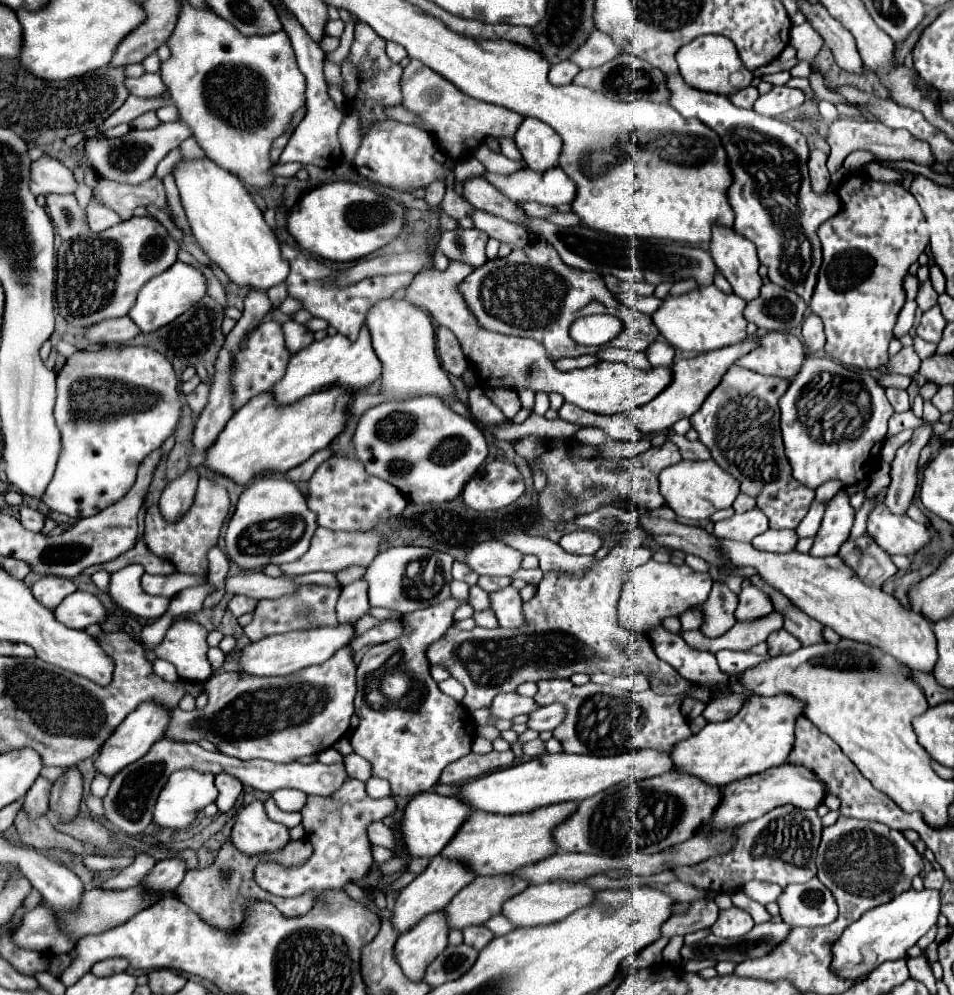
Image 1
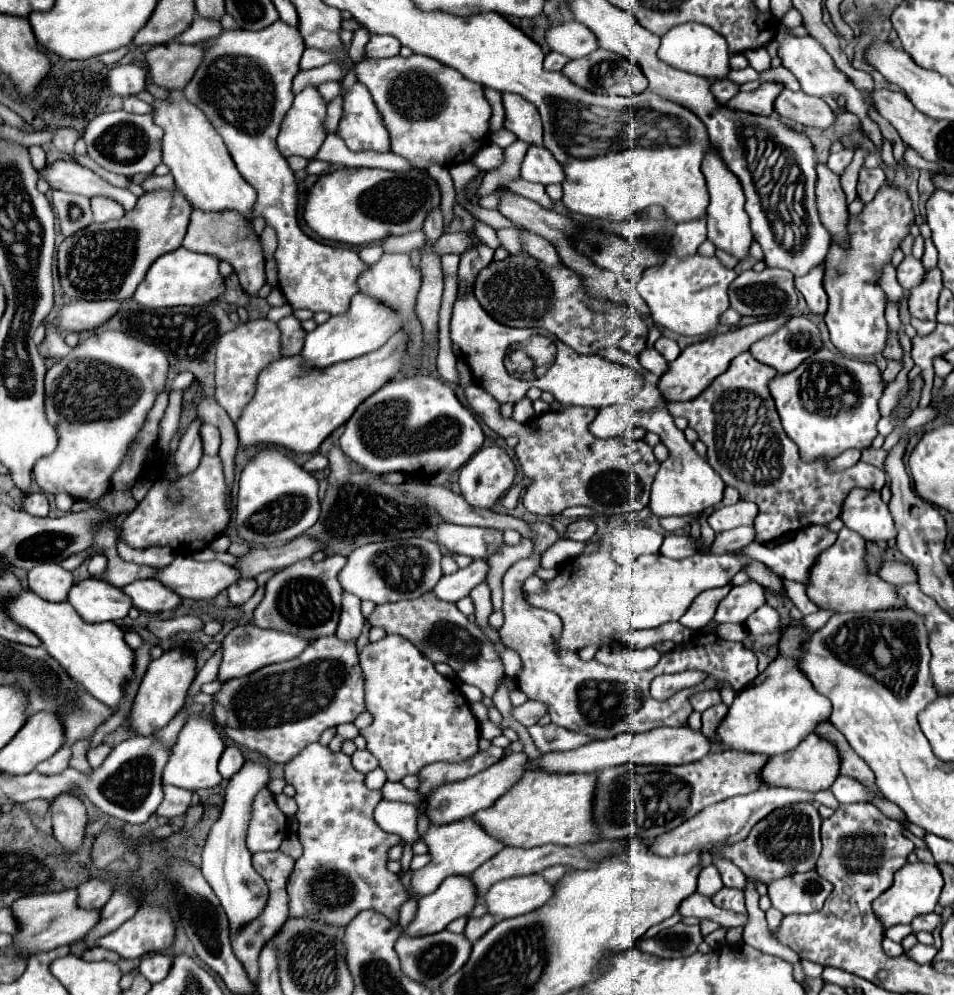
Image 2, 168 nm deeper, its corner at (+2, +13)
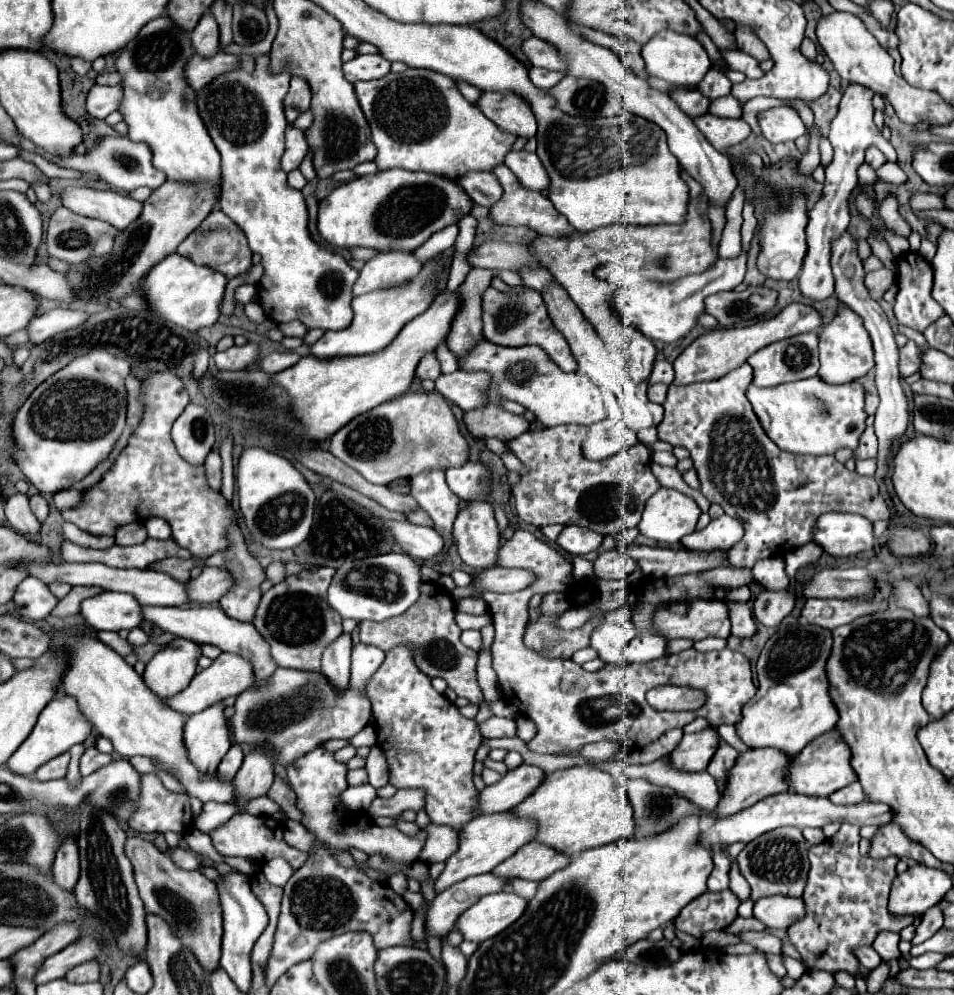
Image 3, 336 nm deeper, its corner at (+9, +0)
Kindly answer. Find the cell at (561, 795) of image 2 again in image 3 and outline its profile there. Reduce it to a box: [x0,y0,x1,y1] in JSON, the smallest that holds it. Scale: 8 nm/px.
[514,765,634,855]

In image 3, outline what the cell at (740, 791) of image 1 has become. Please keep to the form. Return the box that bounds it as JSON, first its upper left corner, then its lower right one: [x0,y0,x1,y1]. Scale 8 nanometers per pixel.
[788,729,856,797]

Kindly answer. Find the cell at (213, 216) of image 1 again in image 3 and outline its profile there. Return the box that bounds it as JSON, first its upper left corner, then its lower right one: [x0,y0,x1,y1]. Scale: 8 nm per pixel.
[116,15,222,187]

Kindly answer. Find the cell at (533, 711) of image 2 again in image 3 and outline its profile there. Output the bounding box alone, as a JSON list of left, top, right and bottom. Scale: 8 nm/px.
[478,717,516,737]

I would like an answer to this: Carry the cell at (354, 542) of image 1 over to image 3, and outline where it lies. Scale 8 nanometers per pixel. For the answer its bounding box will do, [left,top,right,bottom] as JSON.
[186,567,232,603]

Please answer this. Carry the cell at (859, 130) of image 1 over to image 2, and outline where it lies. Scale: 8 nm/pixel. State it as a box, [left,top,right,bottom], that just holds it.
[775,88,837,130]

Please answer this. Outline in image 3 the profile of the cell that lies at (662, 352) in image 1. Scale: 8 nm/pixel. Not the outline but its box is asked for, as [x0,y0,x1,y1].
[650,361,674,385]

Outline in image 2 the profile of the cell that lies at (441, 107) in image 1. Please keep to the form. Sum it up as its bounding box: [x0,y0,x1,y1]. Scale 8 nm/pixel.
[355,54,491,170]

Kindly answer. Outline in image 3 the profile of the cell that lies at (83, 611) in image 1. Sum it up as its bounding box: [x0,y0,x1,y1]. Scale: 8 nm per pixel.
[82,591,142,631]

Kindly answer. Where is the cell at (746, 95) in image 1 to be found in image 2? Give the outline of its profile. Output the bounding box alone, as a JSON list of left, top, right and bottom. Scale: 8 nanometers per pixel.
[711,78,741,104]

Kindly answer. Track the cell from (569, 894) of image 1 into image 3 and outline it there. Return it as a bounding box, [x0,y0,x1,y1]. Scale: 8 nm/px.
[454,891,528,943]

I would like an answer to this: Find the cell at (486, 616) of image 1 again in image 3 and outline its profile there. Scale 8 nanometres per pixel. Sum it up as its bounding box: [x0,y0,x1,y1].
[478,653,500,703]

